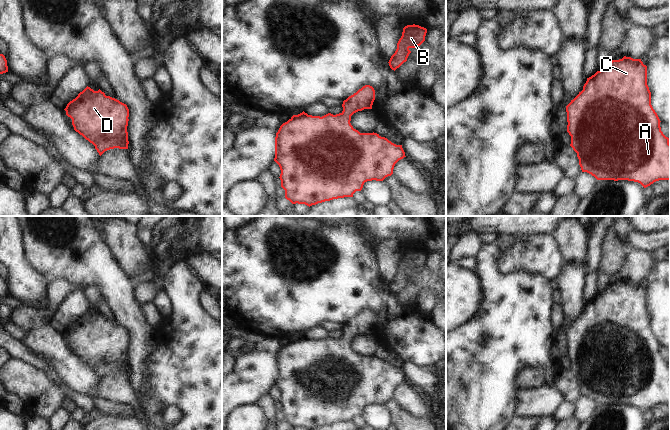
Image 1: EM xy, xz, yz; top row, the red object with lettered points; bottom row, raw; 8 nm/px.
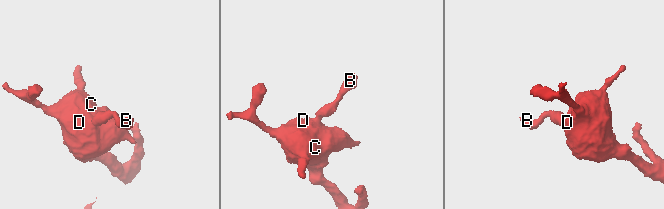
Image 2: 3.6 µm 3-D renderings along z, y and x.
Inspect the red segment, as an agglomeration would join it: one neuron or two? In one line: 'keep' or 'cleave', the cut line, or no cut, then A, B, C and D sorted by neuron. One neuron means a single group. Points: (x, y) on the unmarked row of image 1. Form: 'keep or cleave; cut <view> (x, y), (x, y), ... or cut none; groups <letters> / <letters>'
keep; cut none; groups A B C D

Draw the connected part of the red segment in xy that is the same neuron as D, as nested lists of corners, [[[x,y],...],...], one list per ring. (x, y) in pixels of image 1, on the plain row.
[[[87,310],[67,328],[64,334],[66,339],[72,343],[74,354],[92,367],[100,380],[110,373],[128,373],[129,333],[126,328],[106,320],[100,313],[94,315]]]

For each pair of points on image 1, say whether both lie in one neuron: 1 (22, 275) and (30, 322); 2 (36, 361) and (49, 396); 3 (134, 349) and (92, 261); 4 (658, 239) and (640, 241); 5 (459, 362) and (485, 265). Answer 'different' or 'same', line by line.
1: different
2: different
3: same
4: same
5: same

